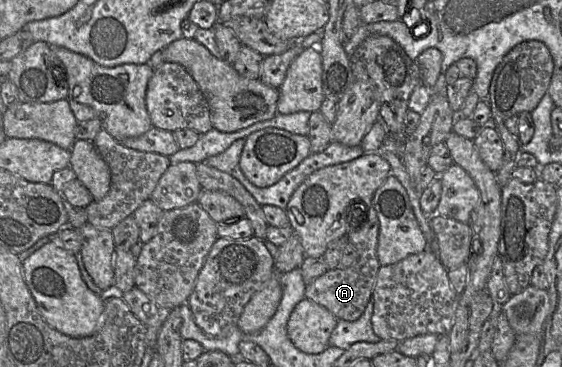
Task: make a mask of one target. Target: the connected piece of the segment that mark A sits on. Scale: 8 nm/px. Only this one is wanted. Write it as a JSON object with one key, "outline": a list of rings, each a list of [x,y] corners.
{"outline":[[[363,201],[362,204],[366,207],[366,215],[360,217],[360,221],[355,224],[363,223],[351,229],[347,235],[349,242],[355,246],[358,252],[358,261],[347,268],[338,267],[327,270],[323,275],[306,285],[305,289],[305,298],[325,307],[337,319],[350,322],[357,320],[363,314],[372,298],[376,278],[381,266],[377,256],[379,219],[373,204],[366,204]]]}

